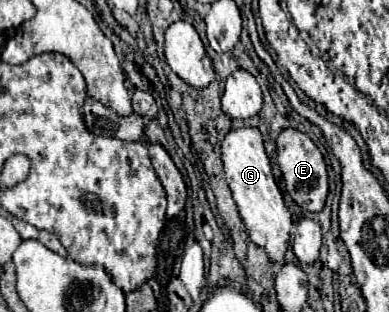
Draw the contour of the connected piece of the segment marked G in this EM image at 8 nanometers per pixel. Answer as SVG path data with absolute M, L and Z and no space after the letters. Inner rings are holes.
M257 128L231 130L221 142L221 158L225 180L233 192L233 200L249 238L267 252L267 258L271 262L283 262L291 238L291 212L283 202L279 186L275 184L271 164L263 148L261 132Z

